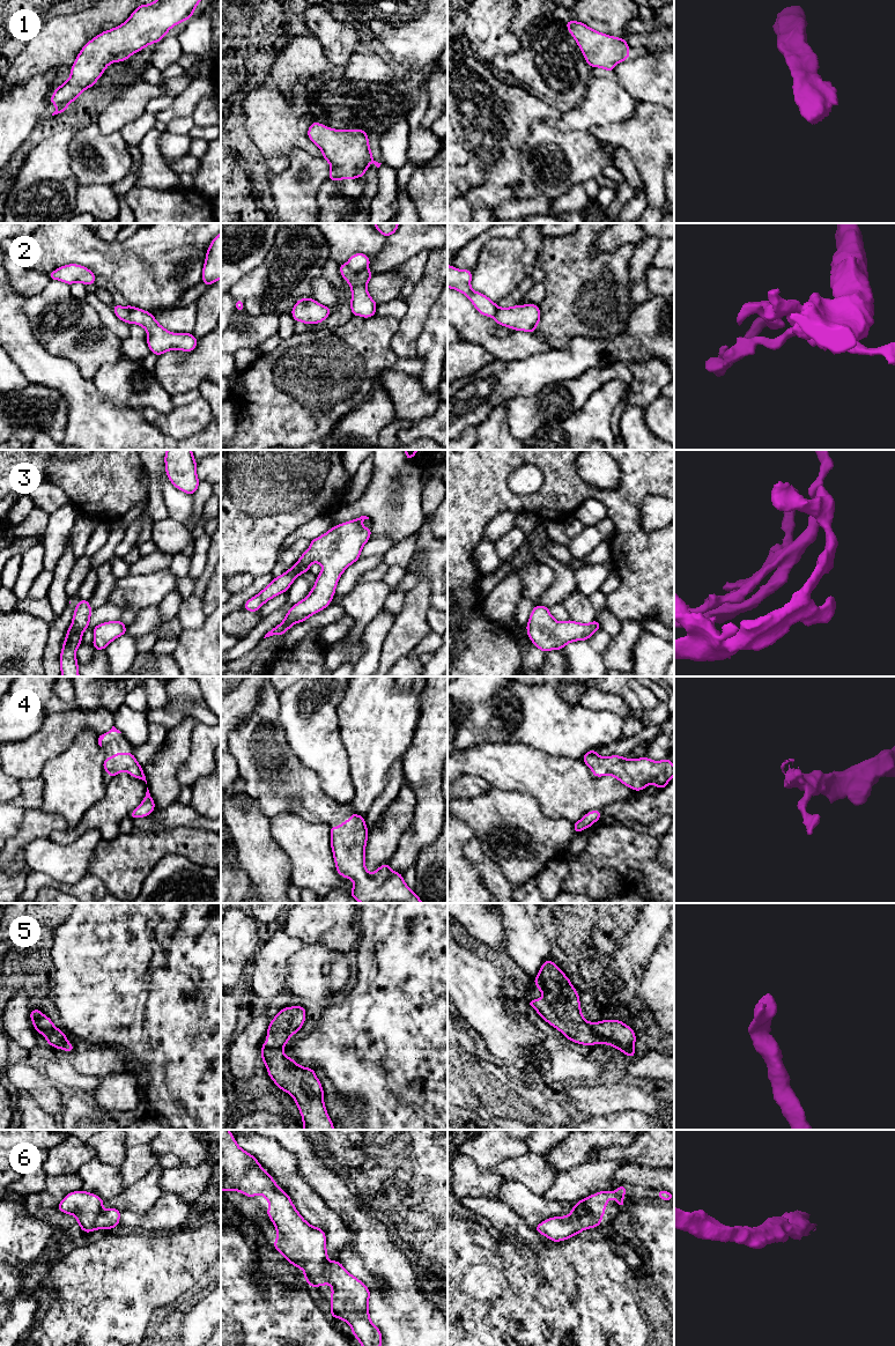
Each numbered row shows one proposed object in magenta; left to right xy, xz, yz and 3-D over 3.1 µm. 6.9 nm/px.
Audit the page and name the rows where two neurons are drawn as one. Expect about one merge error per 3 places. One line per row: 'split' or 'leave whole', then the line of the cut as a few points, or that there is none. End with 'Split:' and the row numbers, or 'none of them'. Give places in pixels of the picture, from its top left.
1: leave whole | no cut
2: split | xz (346, 264), (355, 271), (367, 268)
3: leave whole | no cut
4: leave whole | no cut
5: leave whole | no cut
6: leave whole | no cut
Split: 2

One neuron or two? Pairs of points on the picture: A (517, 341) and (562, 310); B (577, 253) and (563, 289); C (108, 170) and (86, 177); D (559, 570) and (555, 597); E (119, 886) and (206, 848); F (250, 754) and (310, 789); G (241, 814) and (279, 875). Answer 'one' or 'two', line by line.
A: two
B: one
C: one
D: one
E: one
F: one
G: one

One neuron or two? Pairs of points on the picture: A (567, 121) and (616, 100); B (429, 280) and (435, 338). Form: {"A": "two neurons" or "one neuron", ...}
{"A": "one neuron", "B": "two neurons"}

